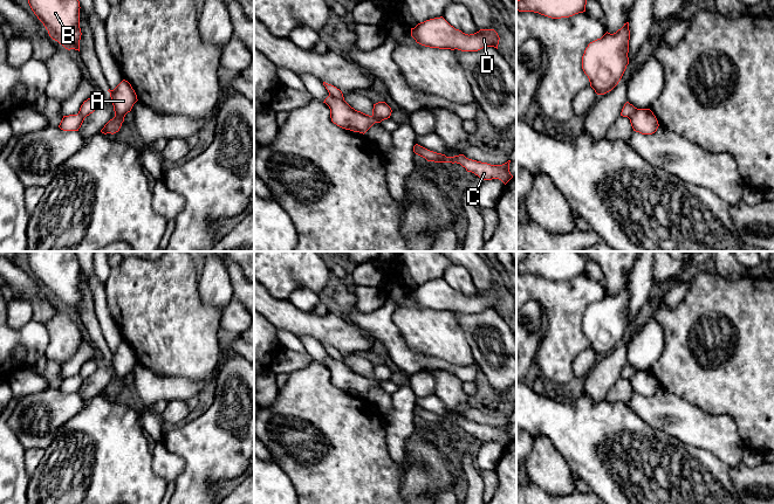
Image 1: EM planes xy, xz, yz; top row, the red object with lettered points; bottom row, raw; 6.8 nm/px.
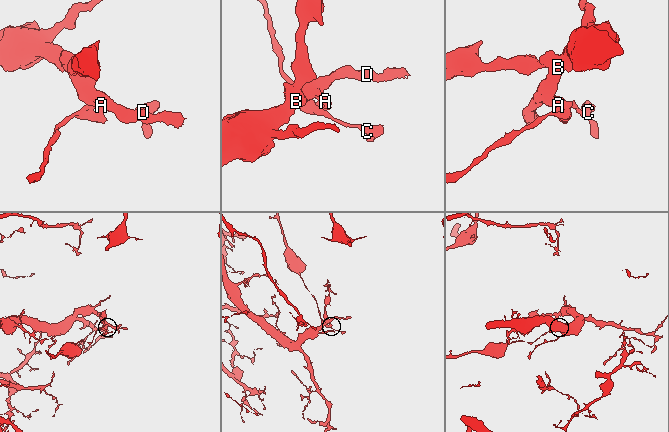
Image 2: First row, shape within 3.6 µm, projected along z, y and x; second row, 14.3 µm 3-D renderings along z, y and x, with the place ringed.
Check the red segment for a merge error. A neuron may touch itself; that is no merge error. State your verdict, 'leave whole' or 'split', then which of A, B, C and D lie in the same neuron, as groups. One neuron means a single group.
split; A B D / C

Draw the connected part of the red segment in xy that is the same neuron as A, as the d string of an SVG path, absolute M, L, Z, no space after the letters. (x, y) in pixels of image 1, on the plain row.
M123 341L114 352L109 351L108 353L110 354L115 379L104 387L101 394L104 396L114 396L119 393L125 377L131 373L133 366L138 361L131 346L125 341Z

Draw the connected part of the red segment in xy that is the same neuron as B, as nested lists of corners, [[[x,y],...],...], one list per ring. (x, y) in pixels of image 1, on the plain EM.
[[[28,251],[28,265],[53,302],[80,313],[81,269],[73,251]]]

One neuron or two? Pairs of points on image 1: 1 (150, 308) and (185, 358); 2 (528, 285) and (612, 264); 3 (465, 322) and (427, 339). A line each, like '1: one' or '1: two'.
1: one
2: two
3: two

